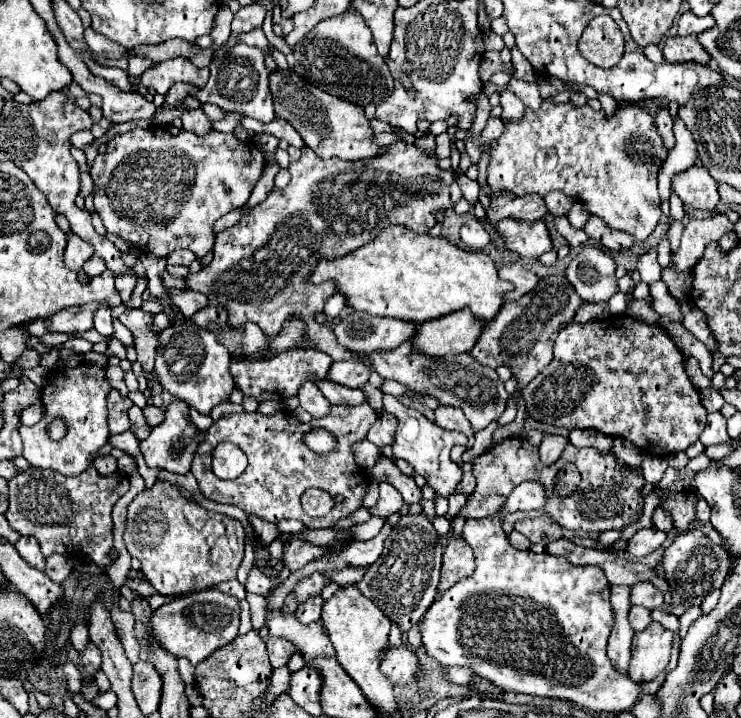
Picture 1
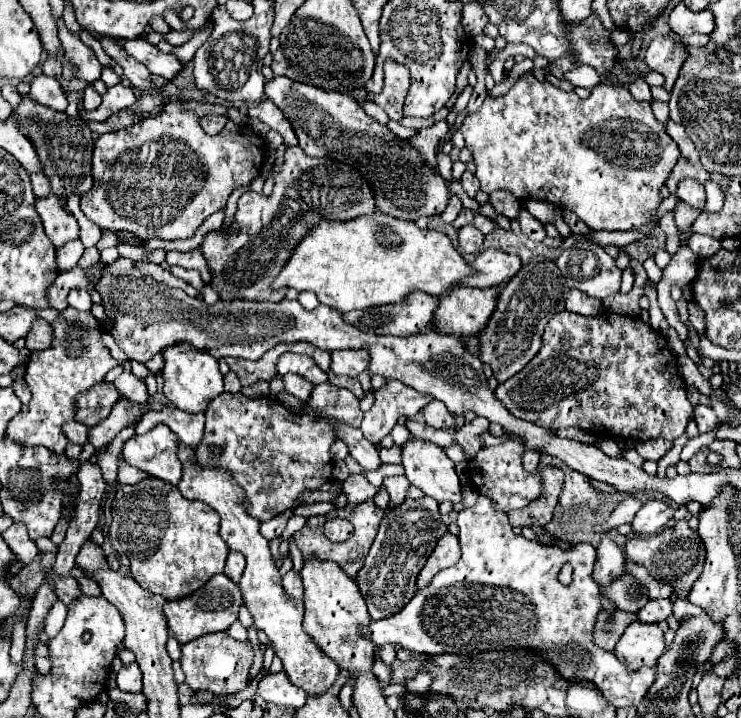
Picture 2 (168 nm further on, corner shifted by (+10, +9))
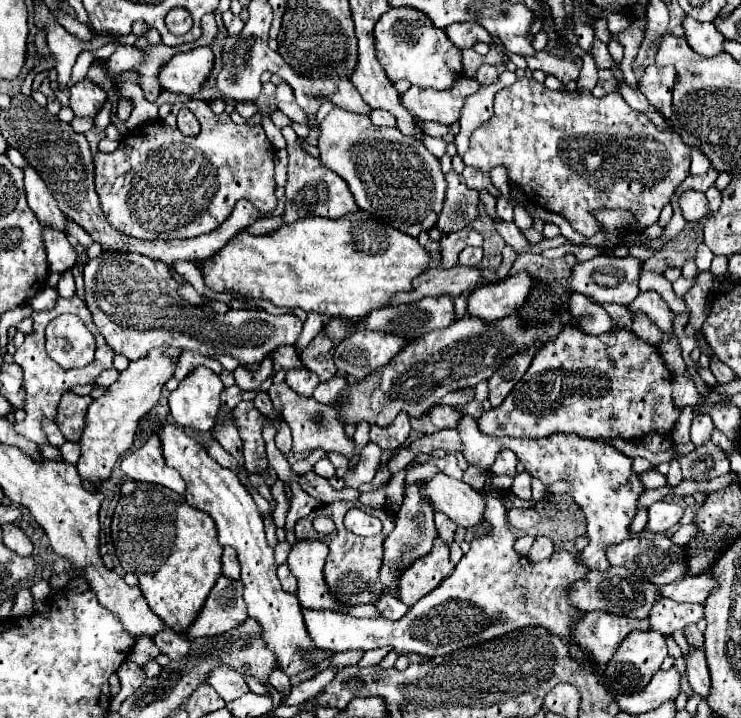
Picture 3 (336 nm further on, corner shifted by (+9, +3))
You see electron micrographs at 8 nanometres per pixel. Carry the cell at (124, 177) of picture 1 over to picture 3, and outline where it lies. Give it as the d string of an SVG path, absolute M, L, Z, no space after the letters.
M191 98L189 108L199 108L201 134L197 138L183 136L177 128L177 112L185 106L183 102L173 104L165 122L149 124L143 128L135 128L129 132L117 146L115 152L95 154L95 188L101 200L101 208L105 212L107 222L135 238L143 240L159 240L159 236L171 238L195 238L207 232L213 232L227 216L231 216L231 208L237 200L247 198L259 212L271 212L277 206L277 198L273 194L273 158L275 148L267 140L261 126L239 126L229 114L213 114L205 100Z

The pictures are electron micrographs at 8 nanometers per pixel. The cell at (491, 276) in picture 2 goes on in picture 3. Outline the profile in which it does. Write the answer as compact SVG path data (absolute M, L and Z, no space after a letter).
M453 266L453 268L431 268L419 280L415 280L415 288L409 294L395 296L391 304L407 304L407 302L417 302L425 296L439 296L447 294L451 298L461 296L465 290L485 286L483 270L481 268L467 268L467 266Z

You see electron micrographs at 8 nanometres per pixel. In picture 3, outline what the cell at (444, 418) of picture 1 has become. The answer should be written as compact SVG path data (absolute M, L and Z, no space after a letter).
M433 406L429 410L429 418L437 430L441 428L455 428L455 422L459 420L461 412L457 412L453 406Z

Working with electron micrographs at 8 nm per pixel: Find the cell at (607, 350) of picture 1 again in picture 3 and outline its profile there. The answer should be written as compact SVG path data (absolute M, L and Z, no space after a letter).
M567 324L567 326L561 328L561 332L555 336L555 340L545 342L545 344L537 350L537 354L535 354L535 358L533 358L529 370L525 372L523 380L519 380L519 384L515 384L515 388L509 392L507 400L503 400L503 404L501 404L499 408L491 408L491 410L487 410L487 412L479 418L479 428L481 428L481 432L485 432L485 434L489 434L489 436L513 436L513 438L545 438L545 436L551 436L551 434L555 434L555 432L565 432L565 434L575 432L577 436L581 436L581 438L591 438L591 440L595 440L595 438L641 440L641 438L645 438L647 434L653 434L653 432L657 432L657 434L667 434L667 432L673 430L673 426L675 426L675 422L677 422L677 418L679 418L679 414L681 414L681 408L677 408L675 402L673 402L671 384L673 384L673 374L669 372L669 368L665 366L663 358L659 356L659 350L657 350L655 346L643 342L641 338L637 338L635 332L613 328L611 332L593 336L593 334L583 332L583 330L577 328L577 326Z

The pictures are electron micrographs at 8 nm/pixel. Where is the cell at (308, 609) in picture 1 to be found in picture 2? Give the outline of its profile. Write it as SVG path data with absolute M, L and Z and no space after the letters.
M290 570L290 572L286 572L282 576L282 586L284 586L286 594L292 596L292 598L302 598L302 594L304 594L302 580L300 580L300 576L294 570Z

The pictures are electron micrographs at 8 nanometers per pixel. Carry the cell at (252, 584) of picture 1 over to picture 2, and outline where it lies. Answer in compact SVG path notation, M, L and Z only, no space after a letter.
M230 550L226 566L224 566L224 574L232 580L232 582L240 582L242 570L246 568L246 560L242 558L242 554L238 554L236 550Z

